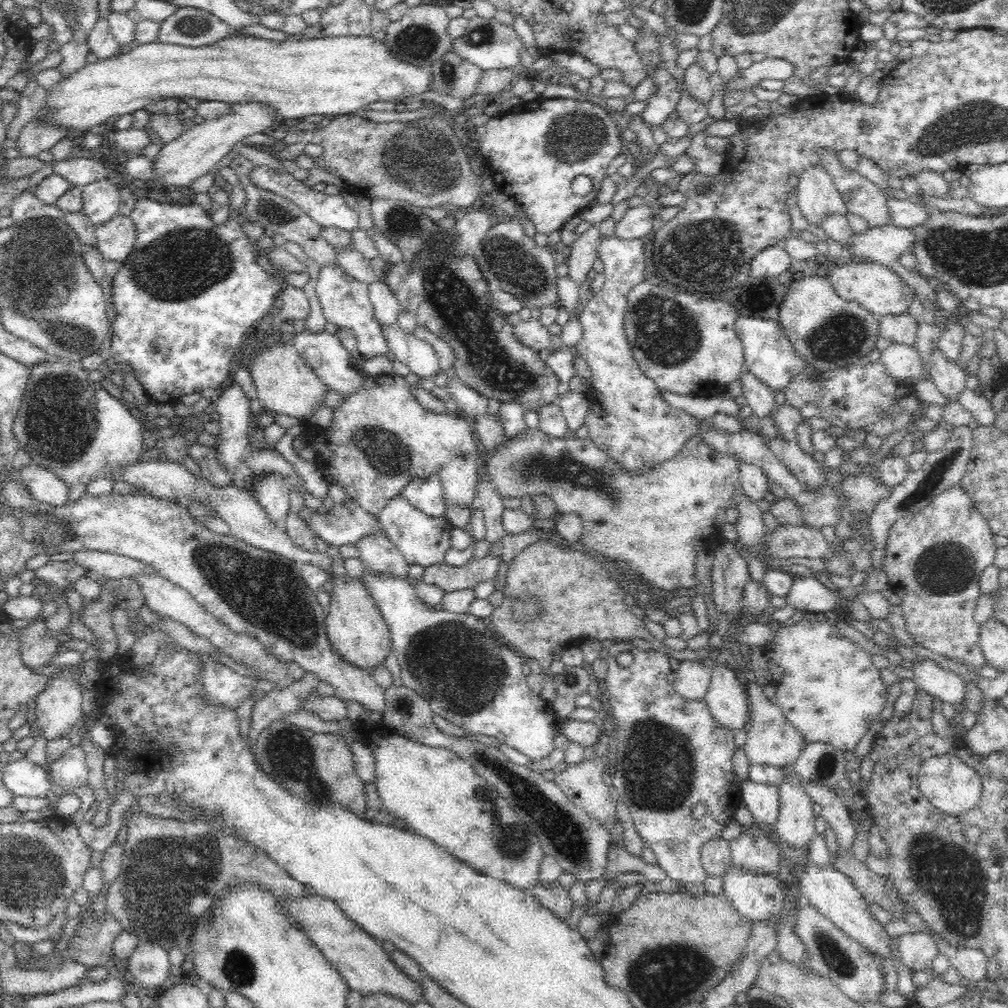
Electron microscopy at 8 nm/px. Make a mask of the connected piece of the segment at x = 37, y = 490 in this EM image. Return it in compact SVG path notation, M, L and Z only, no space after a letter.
M30 464L19 470L19 475L36 500L56 507L68 503L72 484L64 482L55 472Z

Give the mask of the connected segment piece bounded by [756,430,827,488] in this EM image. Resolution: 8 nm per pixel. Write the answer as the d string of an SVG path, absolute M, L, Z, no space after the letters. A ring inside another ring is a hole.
M756 431L756 435L762 439L772 454L788 467L788 470L798 477L800 482L807 484L810 488L818 488L826 484L826 474L822 469L822 460L813 454L804 452L796 440L784 440L779 435L770 438L762 431Z

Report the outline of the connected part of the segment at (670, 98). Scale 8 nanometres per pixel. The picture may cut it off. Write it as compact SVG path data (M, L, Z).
M665 68L658 69L654 73L654 80L658 85L658 94L648 100L648 106L640 117L642 121L658 126L662 125L675 111L687 90L685 80L676 80L674 75Z

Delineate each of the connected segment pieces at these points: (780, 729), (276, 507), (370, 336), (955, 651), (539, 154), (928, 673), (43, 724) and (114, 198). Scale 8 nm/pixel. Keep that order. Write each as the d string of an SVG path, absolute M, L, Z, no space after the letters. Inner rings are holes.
M747 682L746 689L750 704L749 719L752 720L752 728L747 732L747 740L742 747L747 754L749 763L781 769L792 766L801 750L806 746L807 741L785 720L780 708L764 697L761 686L757 682Z
M265 472L254 475L250 490L266 511L270 521L276 525L278 530L285 531L291 502L288 489L282 485L280 475Z
M337 263L326 264L326 266L320 266L315 284L315 293L317 294L317 299L322 305L327 321L330 322L330 324L335 324L337 328L349 328L355 334L357 348L364 358L369 359L381 354L387 354L388 345L386 345L386 339L384 339L384 335L382 335L381 324L375 319L375 305L372 295L372 287L367 282L356 280Z
M960 486L945 490L924 510L897 520L887 538L884 567L889 591L902 599L899 606L908 635L920 648L966 666L976 676L983 666L988 665L980 647L980 625L976 623L976 610L982 596L980 576L986 568L996 564L998 547L989 522L972 506L970 497Z
M539 98L534 101L521 101L516 107L505 111L504 114L491 118L490 122L478 127L478 132L476 132L476 139L479 140L479 151L481 157L489 168L490 176L494 179L498 190L505 192L510 196L515 202L521 202L525 207L525 212L528 215L528 219L532 220L536 226L536 233L550 235L553 232L561 231L565 228L566 224L577 215L580 215L585 210L590 208L592 205L596 204L599 192L602 188L603 181L608 177L607 169L613 162L614 158L623 152L622 143L622 131L612 120L613 112L611 110L601 108L598 105L593 104L590 100L574 100L574 98L564 98L564 99L544 99ZM578 176L588 176L592 179L594 183L593 191L587 197L580 197L572 192L570 184Z
M923 659L910 665L912 680L917 689L927 692L944 704L956 705L964 701L965 681L956 672L942 667L931 659Z
M65 668L48 671L47 687L36 698L37 733L41 734L47 741L67 738L66 736L70 734L75 724L83 716L82 686L76 685L70 677L66 677L66 671L62 671L62 669Z
M109 179L94 180L83 188L81 211L96 227L119 214L120 190Z

